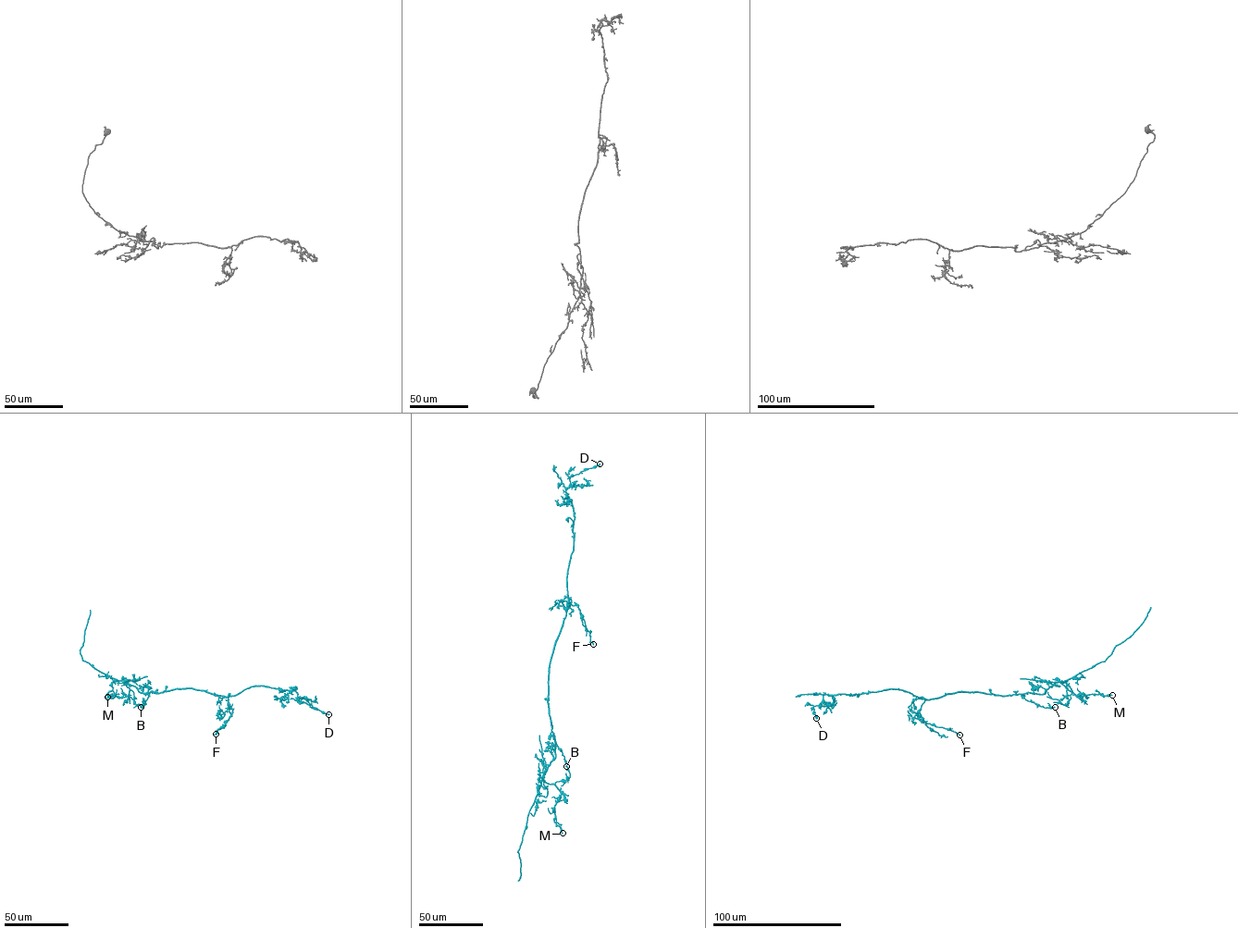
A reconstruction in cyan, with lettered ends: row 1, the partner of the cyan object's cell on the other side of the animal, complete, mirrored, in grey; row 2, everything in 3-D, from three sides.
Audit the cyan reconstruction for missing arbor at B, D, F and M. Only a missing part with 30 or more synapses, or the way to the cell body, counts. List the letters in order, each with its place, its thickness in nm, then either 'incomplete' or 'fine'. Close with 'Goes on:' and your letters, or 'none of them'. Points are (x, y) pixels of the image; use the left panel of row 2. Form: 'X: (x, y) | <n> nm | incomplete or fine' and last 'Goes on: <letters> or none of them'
B: (141, 707) | 280 nm | fine
D: (328, 714) | 500 nm | fine
F: (216, 734) | 220 nm | fine
M: (107, 697) | 240 nm | fine
Goes on: none of them

